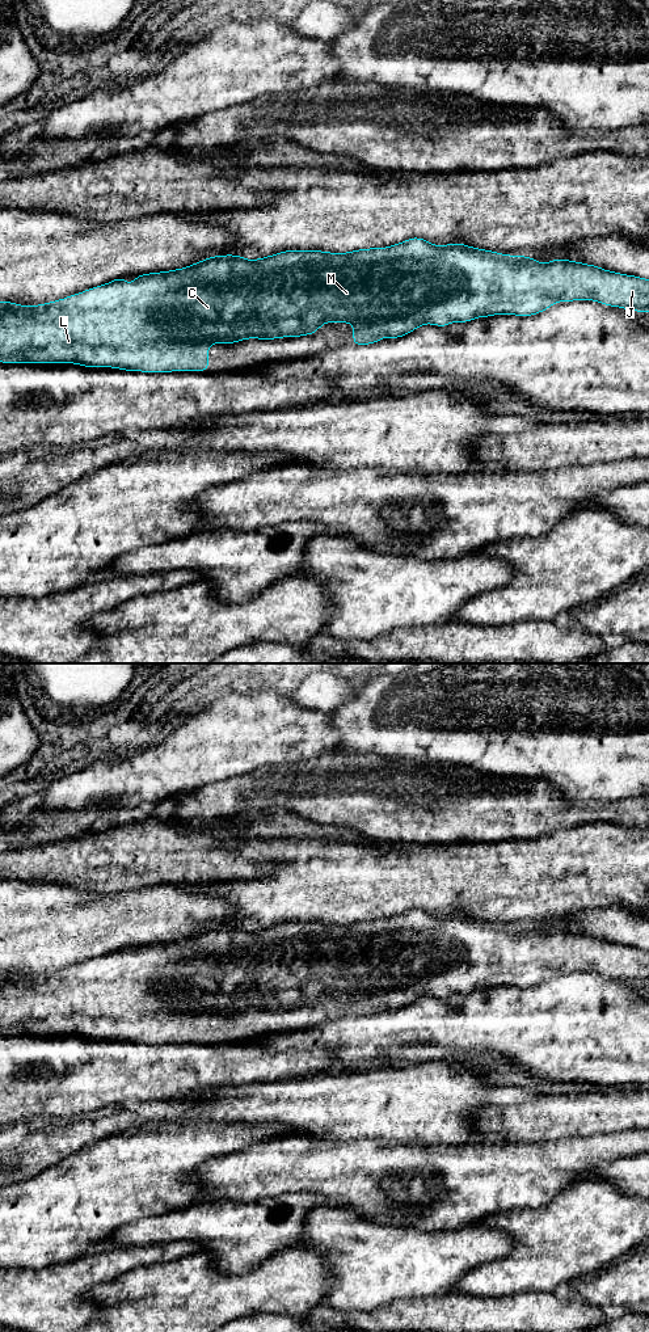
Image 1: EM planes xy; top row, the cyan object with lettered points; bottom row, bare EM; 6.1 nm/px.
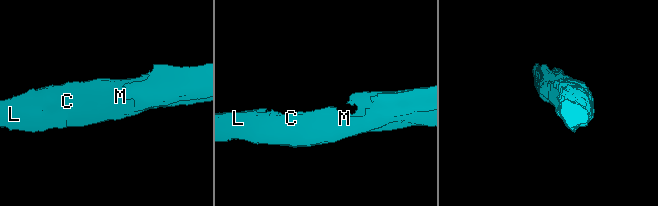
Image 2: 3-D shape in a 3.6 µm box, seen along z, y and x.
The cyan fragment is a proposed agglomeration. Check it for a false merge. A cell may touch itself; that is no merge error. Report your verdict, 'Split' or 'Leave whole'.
Leave whole

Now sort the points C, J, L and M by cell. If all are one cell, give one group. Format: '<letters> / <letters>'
C J L M

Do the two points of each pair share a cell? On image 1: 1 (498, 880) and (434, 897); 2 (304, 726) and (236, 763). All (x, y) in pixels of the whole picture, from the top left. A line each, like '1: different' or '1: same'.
1: same
2: same

